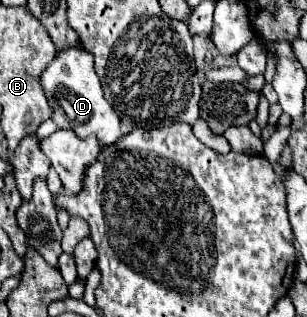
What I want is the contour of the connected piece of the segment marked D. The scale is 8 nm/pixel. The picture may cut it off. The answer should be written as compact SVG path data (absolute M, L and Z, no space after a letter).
M69 46L59 50L53 62L49 62L43 70L41 86L49 106L53 108L53 122L59 128L73 130L79 138L95 134L103 144L115 144L115 140L123 136L119 128L119 116L115 114L111 104L107 104L99 76L93 70L93 56L85 48Z

